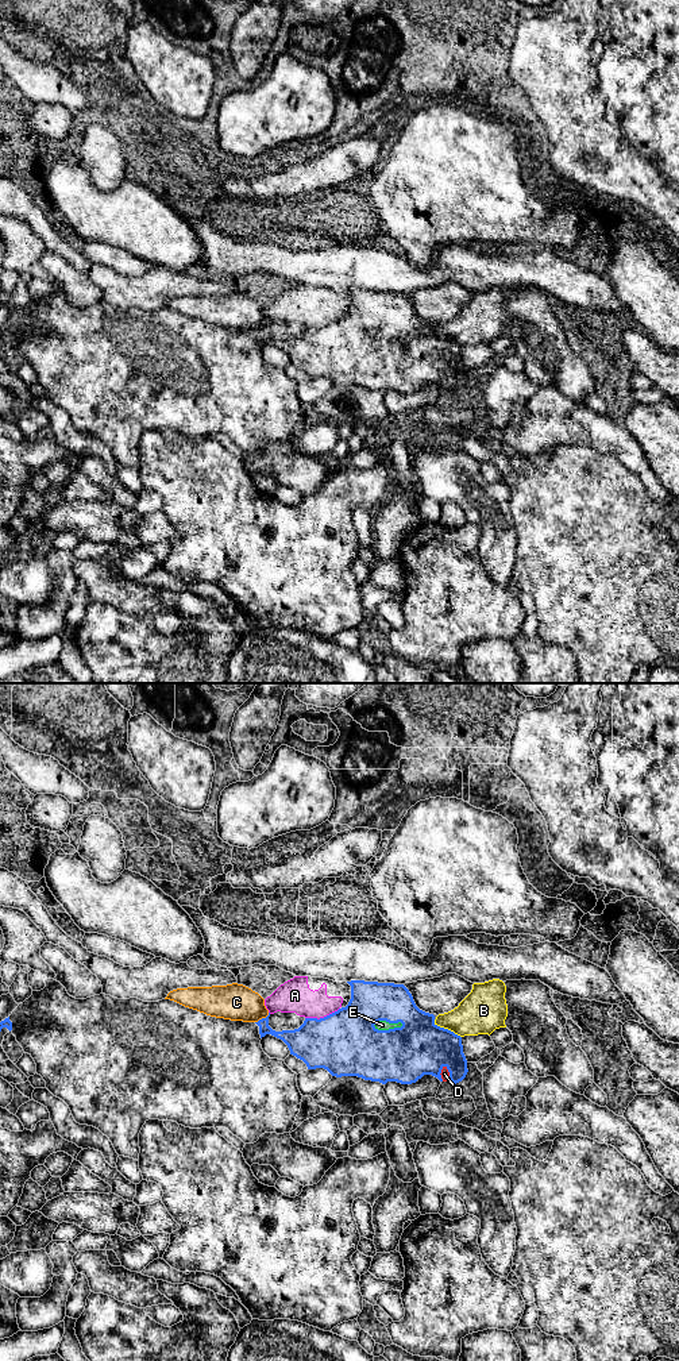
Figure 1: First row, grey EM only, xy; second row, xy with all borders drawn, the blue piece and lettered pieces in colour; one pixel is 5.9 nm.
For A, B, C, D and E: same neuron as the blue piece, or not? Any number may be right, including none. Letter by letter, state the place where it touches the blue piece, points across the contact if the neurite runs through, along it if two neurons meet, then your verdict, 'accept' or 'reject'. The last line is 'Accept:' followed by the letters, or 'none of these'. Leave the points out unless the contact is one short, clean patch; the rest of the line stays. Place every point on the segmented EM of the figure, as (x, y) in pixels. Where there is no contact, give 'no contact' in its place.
A: meets blue in xy at (321, 1018); reject
B: meets blue in xy at (447, 1029); border along xy (433, 1020), (438, 1025), (452, 1030), (460, 1037); reject
C: meets blue in xy at (262, 1018); reject
D: meets blue in xy at (450, 1074); runs through xy (417, 1048), (429, 1052), (450, 1074), (444, 1074); accept
E: meets blue in xy at (388, 1021); reject
Accept: D

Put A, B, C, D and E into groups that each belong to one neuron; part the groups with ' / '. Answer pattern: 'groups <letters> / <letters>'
groups A / B C E / D

